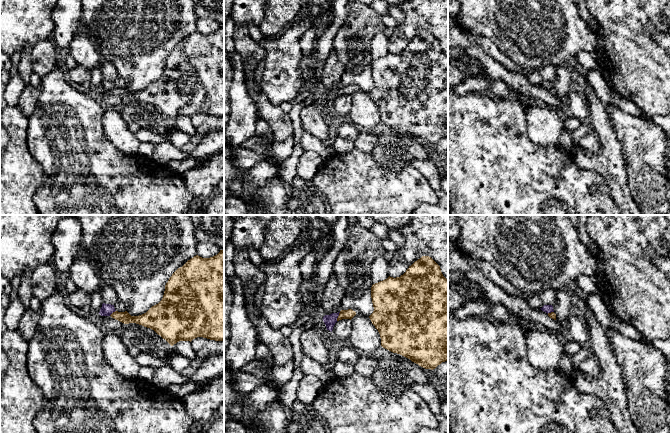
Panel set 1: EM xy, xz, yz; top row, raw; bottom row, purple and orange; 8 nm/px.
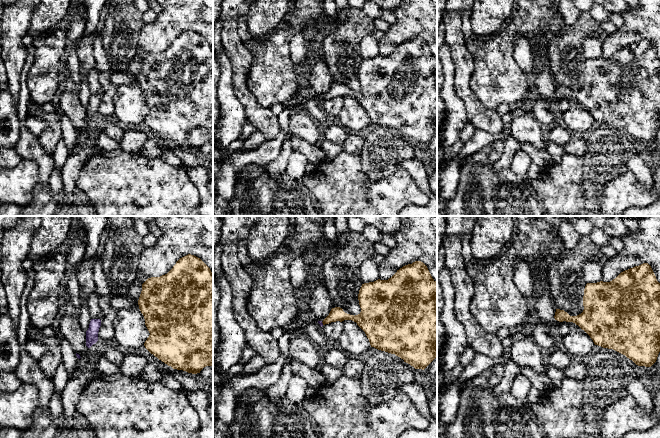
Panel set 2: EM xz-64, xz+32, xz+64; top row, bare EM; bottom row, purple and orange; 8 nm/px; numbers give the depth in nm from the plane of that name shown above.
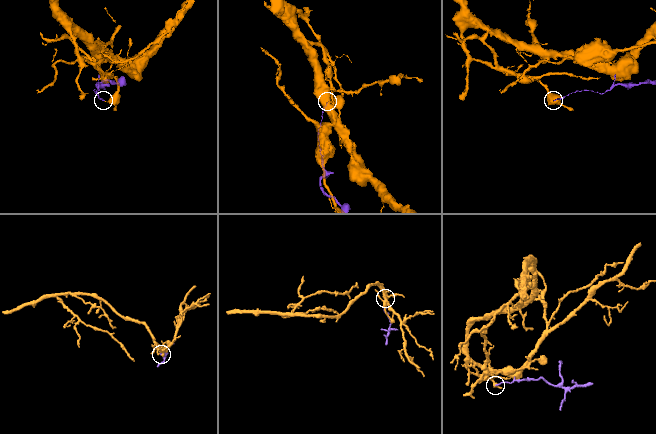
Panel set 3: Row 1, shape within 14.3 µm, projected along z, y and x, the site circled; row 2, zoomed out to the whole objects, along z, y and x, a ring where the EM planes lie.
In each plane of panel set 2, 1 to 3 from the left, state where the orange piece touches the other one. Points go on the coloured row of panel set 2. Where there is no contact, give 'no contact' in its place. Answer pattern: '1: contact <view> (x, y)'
1: no contact
2: contact xz+32 (322, 323)
3: no contact

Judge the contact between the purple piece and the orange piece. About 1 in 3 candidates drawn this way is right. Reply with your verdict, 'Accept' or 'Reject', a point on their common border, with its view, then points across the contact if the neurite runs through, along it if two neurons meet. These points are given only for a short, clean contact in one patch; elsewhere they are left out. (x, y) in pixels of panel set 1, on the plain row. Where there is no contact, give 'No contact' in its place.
Reject. Touches purple at xz (338, 91). Boundary: xz (340, 88), (336, 96)

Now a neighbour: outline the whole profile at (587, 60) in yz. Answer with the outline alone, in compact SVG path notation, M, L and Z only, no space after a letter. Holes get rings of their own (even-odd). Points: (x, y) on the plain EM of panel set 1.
M580 51L577 53L574 61L586 69L595 69L598 67L594 53Z

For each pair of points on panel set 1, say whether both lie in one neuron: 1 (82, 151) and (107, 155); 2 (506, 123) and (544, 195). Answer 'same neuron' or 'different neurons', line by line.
1: same neuron
2: same neuron

